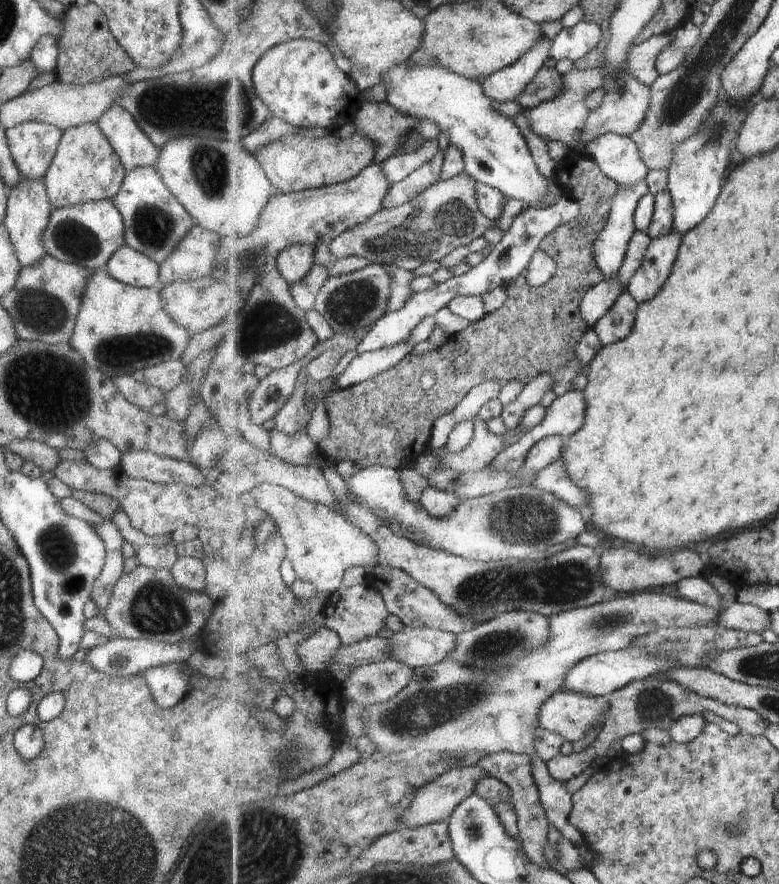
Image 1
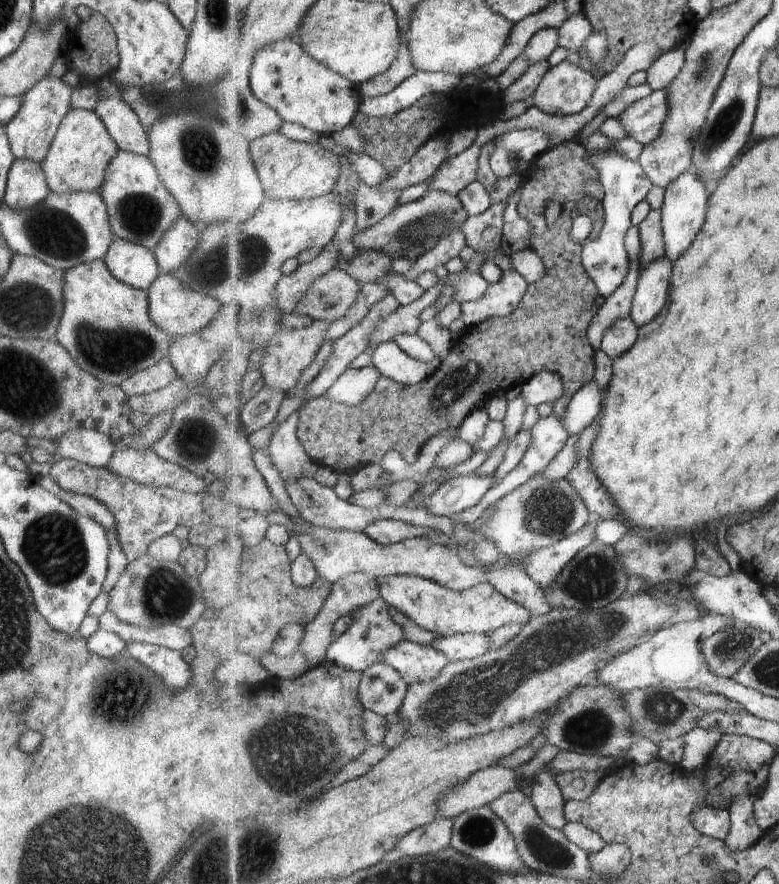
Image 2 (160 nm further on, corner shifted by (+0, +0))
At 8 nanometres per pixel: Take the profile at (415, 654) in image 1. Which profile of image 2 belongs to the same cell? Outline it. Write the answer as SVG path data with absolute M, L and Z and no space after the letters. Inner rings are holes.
M479 633L439 636L434 642L431 642L431 645L443 652L450 661L476 659L493 647L490 636Z

